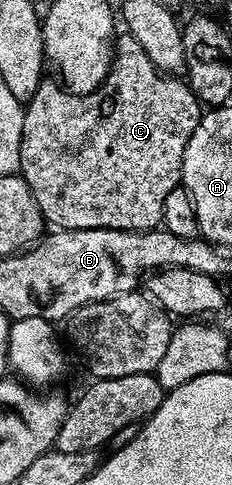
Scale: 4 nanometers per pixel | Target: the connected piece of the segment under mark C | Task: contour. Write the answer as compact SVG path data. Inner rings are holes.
M131 35L117 36L114 41L112 54L112 68L104 84L95 93L87 95L73 95L65 91L55 80L45 79L40 83L40 89L24 105L22 119L22 147L20 148L20 172L24 182L30 187L34 199L40 208L40 214L49 226L57 230L62 229L125 229L135 233L143 233L145 229L157 228L164 220L164 204L166 195L174 191L181 184L180 168L182 155L186 151L186 143L190 143L190 135L194 135L194 127L198 127L202 116L202 103L194 95L187 80L176 75L165 75L150 63L150 55L142 51L138 39Z

